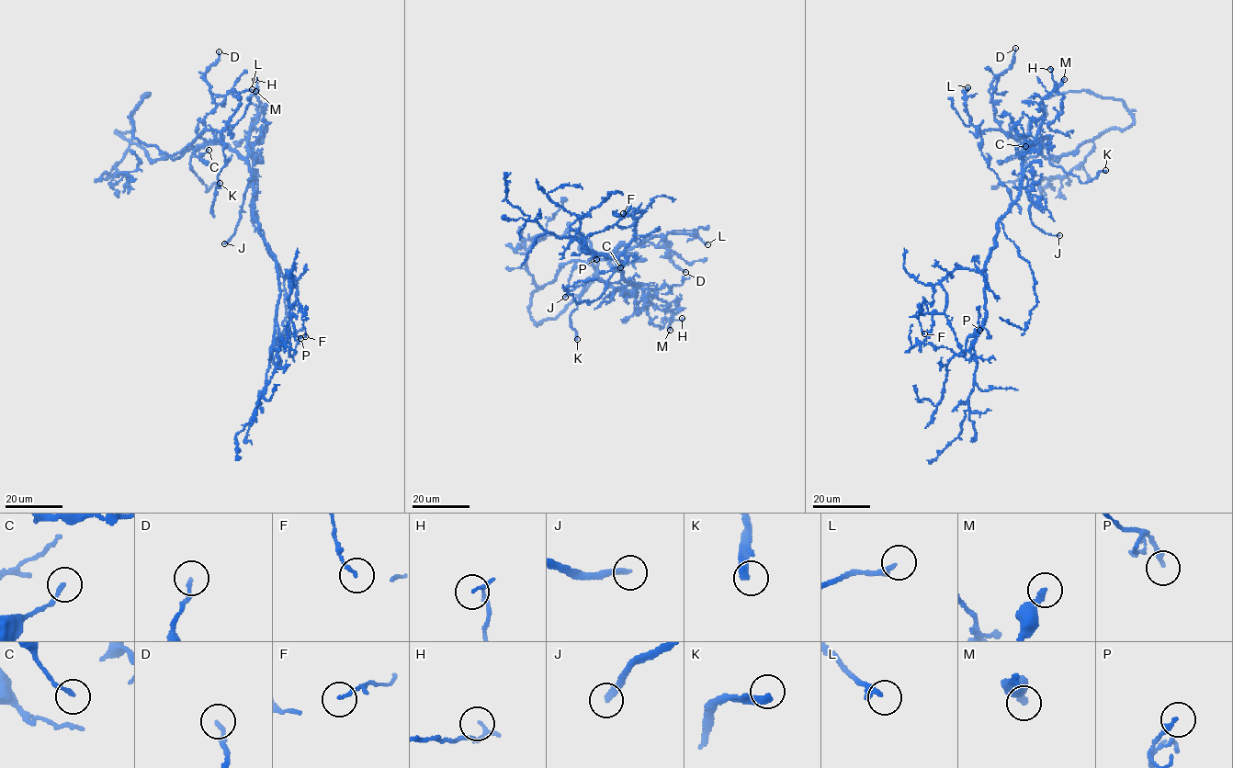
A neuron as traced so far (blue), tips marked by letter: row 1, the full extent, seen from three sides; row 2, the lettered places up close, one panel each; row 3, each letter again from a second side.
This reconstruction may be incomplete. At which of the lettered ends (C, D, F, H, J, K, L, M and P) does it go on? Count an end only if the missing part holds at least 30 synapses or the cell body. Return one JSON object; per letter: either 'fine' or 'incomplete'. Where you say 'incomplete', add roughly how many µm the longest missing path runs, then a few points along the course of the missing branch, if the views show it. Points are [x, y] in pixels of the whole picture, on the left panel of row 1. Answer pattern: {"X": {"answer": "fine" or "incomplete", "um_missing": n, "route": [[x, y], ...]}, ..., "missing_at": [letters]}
{"C": {"answer": "fine"}, "D": {"answer": "fine"}, "F": {"answer": "fine"}, "H": {"answer": "fine"}, "J": {"answer": "incomplete", "um_missing": 35, "route": [[224, 243], [223, 247], [222, 242], [220, 245], [228, 254], [220, 252]]}, "K": {"answer": "incomplete", "um_missing": 25, "route": [[220, 183], [264, 158], [265, 152]]}, "L": {"answer": "incomplete", "um_missing": 15, "route": [[252, 89], [258, 88], [266, 79], [264, 64]]}, "M": {"answer": "fine"}, "P": {"answer": "fine"}, "missing_at": ["J", "K", "L"]}

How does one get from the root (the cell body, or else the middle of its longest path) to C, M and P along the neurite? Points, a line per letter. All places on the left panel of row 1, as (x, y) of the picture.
C: (145, 143), (130, 117), (149, 94), (133, 129), (116, 132), (153, 161), (190, 146), (203, 161), (209, 150)
M: (145, 143), (175, 160), (205, 144), (227, 144), (244, 158), (250, 127), (263, 111), (255, 91)
P: (145, 143), (175, 160), (205, 144), (245, 157), (260, 236), (289, 276), (288, 356), (300, 338)

